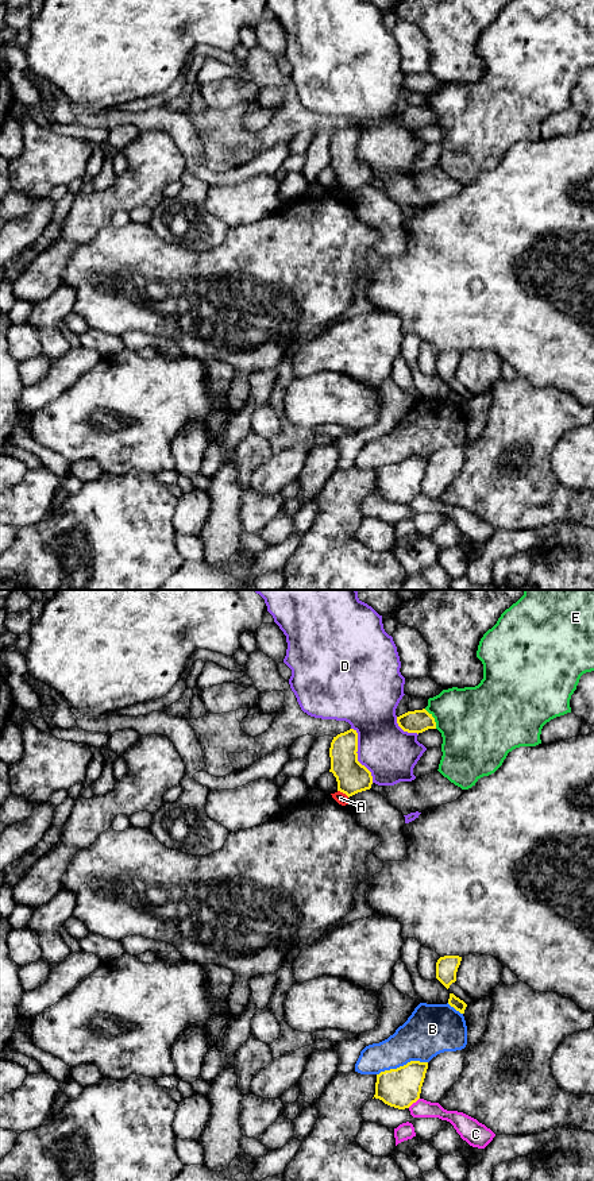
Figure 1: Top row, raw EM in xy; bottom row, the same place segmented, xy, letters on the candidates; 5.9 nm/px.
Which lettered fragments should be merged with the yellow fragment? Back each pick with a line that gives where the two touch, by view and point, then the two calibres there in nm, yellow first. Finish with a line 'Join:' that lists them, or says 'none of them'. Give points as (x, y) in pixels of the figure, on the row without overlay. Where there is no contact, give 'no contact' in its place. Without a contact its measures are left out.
Join: none of them

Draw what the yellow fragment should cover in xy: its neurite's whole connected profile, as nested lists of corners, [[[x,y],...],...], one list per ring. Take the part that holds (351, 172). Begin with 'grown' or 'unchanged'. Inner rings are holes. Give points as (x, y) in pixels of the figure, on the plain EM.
unchanged; [[[350,124],[333,132],[329,143],[331,165],[338,177],[338,186],[348,193],[370,185],[371,167],[358,157],[358,128]]]

